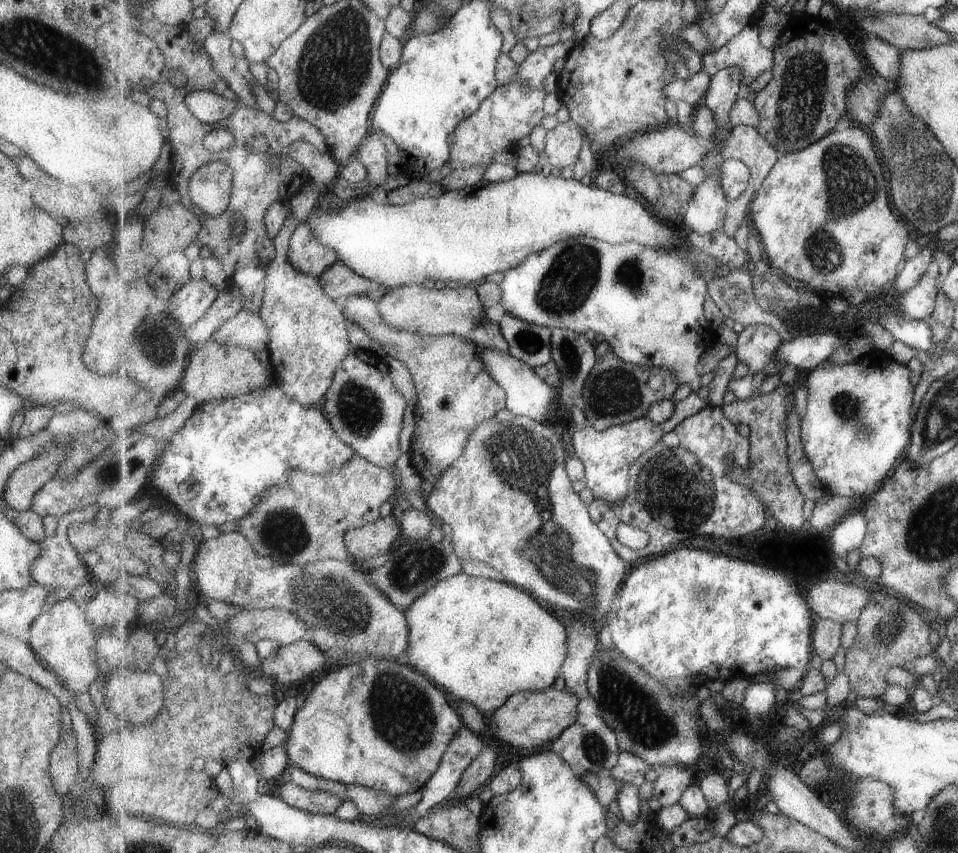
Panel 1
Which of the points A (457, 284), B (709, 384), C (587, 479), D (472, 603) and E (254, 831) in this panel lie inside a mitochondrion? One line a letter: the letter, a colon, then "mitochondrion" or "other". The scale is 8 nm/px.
A: other
B: other
C: other
D: other
E: other

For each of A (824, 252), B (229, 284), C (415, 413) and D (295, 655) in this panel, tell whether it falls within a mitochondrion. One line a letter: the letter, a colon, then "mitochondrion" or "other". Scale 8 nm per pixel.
A: mitochondrion
B: other
C: other
D: other

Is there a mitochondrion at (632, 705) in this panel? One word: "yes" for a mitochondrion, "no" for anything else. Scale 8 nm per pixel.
yes

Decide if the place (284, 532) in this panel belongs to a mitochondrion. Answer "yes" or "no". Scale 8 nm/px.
yes

